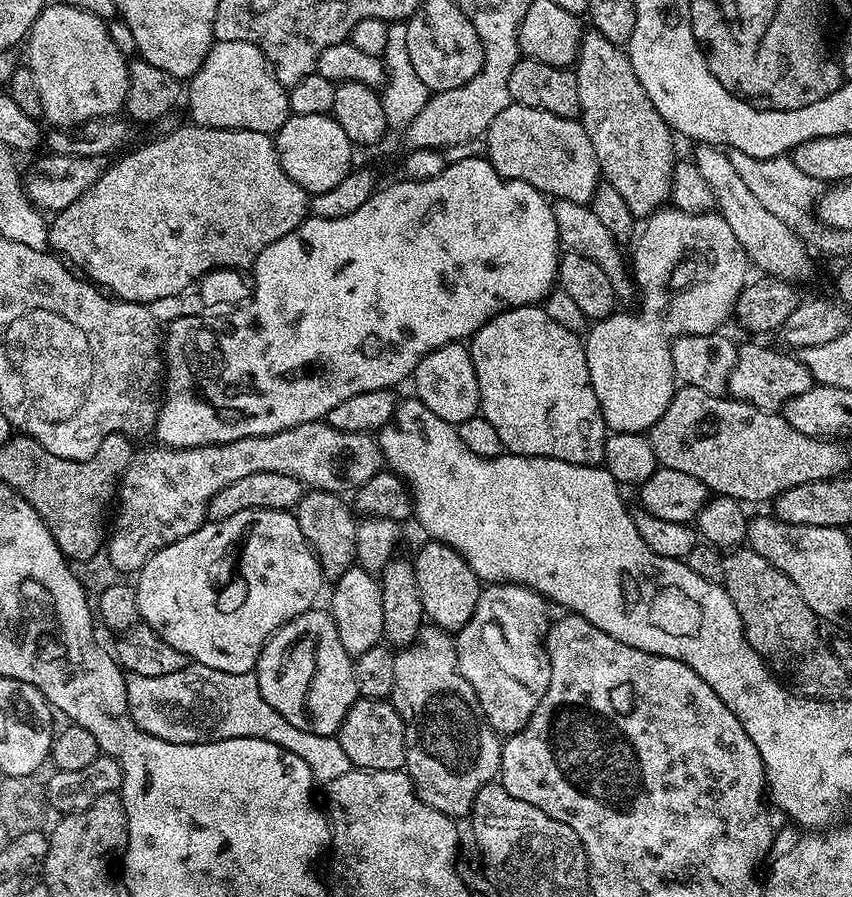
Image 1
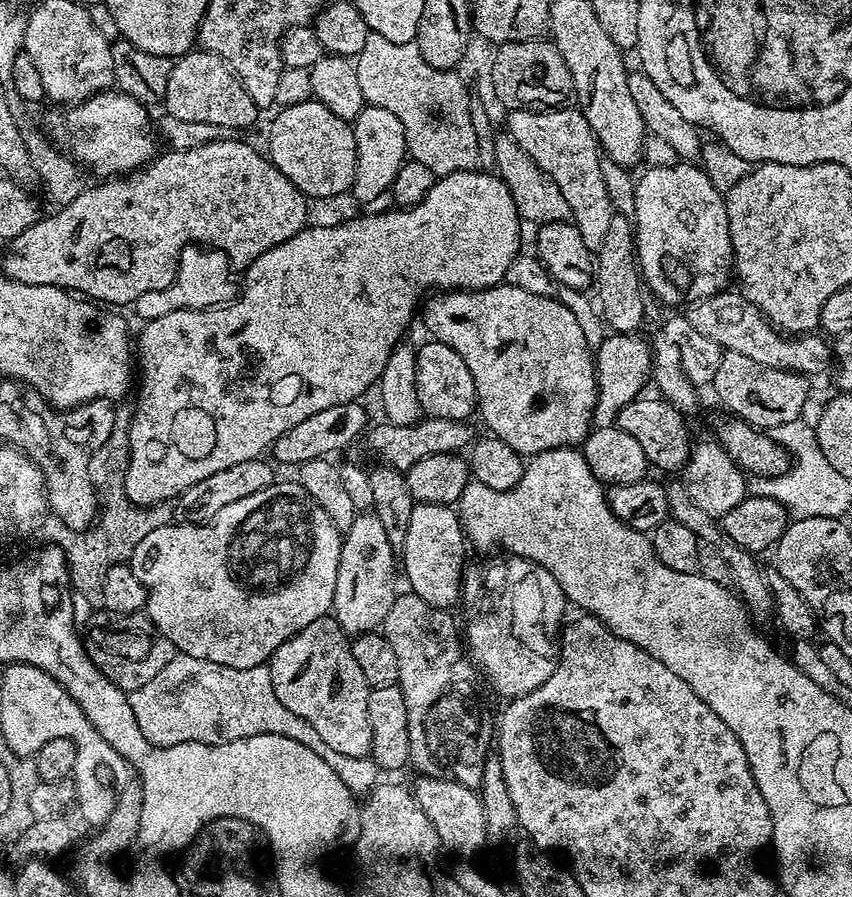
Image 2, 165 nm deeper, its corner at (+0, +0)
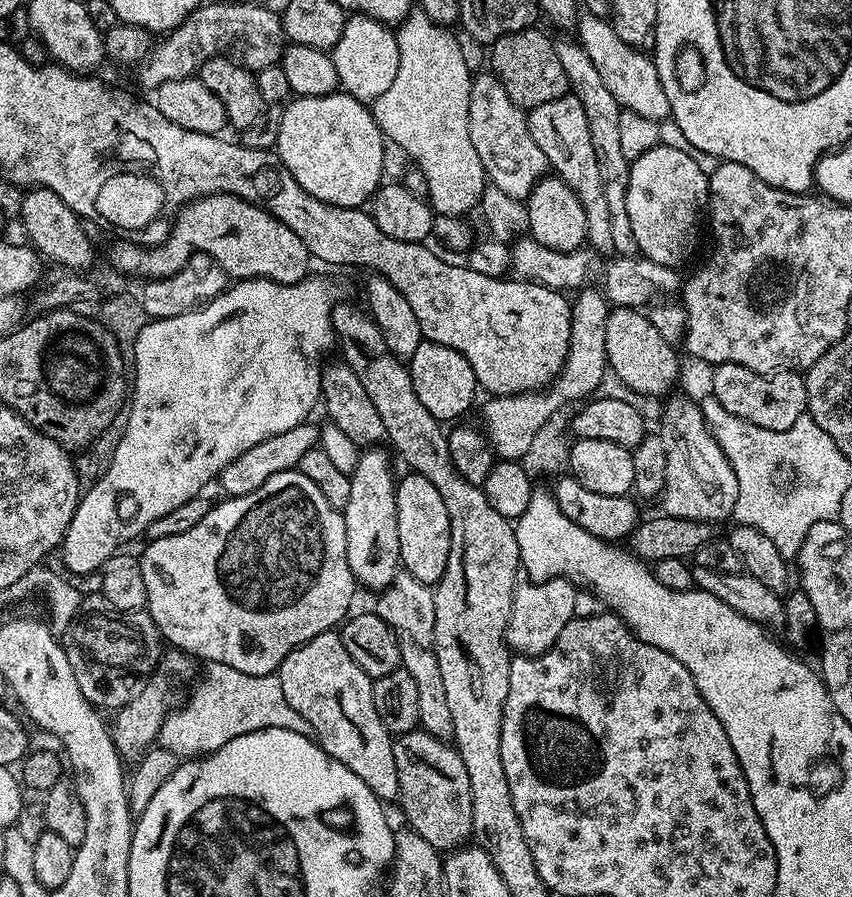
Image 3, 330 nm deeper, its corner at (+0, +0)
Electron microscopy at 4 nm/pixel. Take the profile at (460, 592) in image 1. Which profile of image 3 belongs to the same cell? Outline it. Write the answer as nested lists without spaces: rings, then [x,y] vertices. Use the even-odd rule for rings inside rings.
[[[409,471],[408,476],[399,477],[396,485],[396,513],[398,514],[398,546],[403,571],[410,573],[418,582],[434,586],[446,570],[450,558],[450,518],[442,494],[422,474]]]

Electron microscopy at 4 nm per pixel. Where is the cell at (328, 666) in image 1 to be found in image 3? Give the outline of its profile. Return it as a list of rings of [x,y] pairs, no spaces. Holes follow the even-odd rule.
[[[339,631],[318,634],[310,638],[310,642],[286,654],[286,658],[280,663],[278,675],[282,682],[282,694],[286,694],[286,702],[290,702],[290,706],[294,706],[294,710],[298,710],[298,714],[302,714],[306,722],[310,722],[314,739],[324,749],[324,753],[342,762],[342,766],[354,770],[354,774],[358,774],[358,778],[362,778],[362,782],[366,782],[366,786],[374,790],[379,800],[395,801],[399,797],[400,787],[398,786],[398,766],[392,749],[393,737],[386,730],[382,718],[378,718],[378,710],[374,710],[372,677],[364,673],[362,666],[358,666],[354,658],[350,658]]]

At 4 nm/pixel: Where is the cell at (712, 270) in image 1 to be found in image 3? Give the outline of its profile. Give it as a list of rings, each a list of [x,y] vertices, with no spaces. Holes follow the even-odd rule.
[[[659,143],[642,154],[642,158],[631,161],[629,189],[626,190],[626,209],[634,232],[634,240],[639,255],[645,260],[653,260],[668,268],[676,268],[692,252],[696,244],[696,227],[708,202],[709,173],[698,170],[694,158],[683,150],[674,150],[674,146]]]

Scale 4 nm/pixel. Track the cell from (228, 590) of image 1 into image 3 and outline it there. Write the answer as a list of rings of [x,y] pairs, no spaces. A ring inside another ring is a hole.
[[[298,470],[274,474],[274,478],[266,478],[258,490],[254,490],[245,496],[234,496],[221,499],[221,504],[209,507],[207,514],[186,534],[174,534],[170,538],[158,538],[148,540],[145,543],[144,553],[139,553],[138,559],[142,566],[142,578],[146,582],[146,598],[148,607],[146,609],[161,637],[171,647],[179,648],[180,651],[188,653],[197,661],[208,660],[209,665],[225,664],[242,674],[254,674],[255,676],[270,676],[279,669],[280,663],[298,646],[310,642],[323,632],[333,631],[349,615],[348,607],[352,604],[352,595],[358,592],[356,579],[352,576],[350,562],[346,558],[346,526],[341,509],[330,506],[326,502],[322,490],[306,478]]]

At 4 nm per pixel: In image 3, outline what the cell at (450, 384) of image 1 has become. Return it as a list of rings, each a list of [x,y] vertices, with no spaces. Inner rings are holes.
[[[424,339],[406,363],[414,382],[414,394],[418,394],[422,406],[426,406],[426,410],[430,410],[436,420],[447,422],[467,414],[468,407],[476,400],[478,385],[474,370],[470,370],[470,362],[466,362],[458,350],[450,350],[450,346]]]

